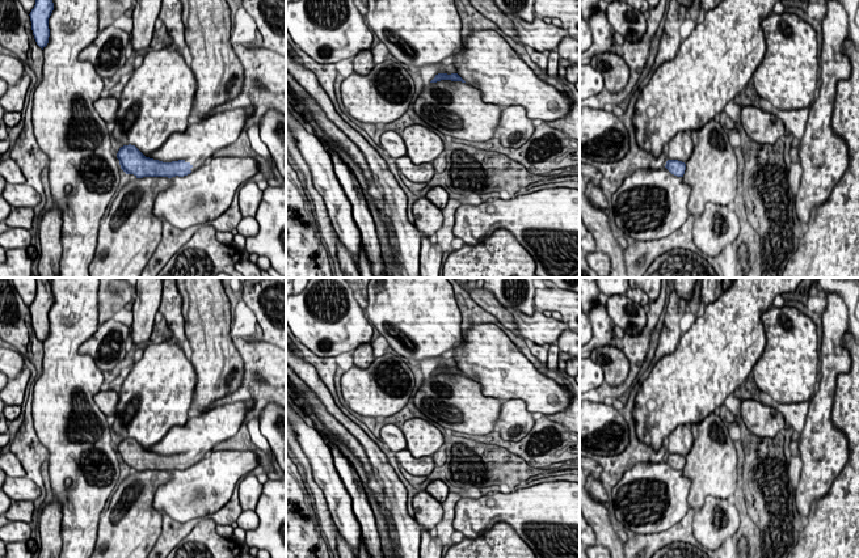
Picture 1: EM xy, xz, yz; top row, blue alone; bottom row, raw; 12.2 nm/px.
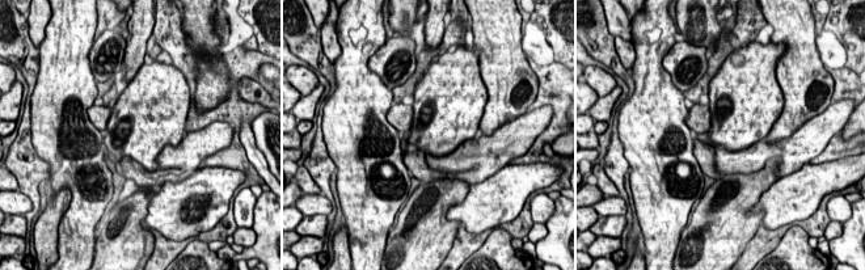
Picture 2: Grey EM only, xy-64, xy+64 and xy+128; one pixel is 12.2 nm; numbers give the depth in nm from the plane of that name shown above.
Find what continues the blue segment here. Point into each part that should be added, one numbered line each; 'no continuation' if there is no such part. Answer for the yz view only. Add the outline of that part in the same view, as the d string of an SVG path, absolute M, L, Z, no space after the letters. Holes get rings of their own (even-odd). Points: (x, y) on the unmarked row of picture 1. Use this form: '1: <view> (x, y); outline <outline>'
1: yz (681, 439); outline M689 424L677 426L668 439L669 439L668 453L678 453L686 457L694 443L691 426Z

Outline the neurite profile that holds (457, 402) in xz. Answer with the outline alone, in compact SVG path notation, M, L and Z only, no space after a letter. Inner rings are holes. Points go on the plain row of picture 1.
M451 373L421 377L416 407L449 432L483 436L494 431L502 402L483 394L475 380Z

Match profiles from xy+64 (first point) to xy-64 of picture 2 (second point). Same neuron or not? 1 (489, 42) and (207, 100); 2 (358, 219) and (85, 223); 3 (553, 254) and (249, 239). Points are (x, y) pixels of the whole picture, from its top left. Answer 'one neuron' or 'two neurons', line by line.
1: one neuron
2: one neuron
3: two neurons

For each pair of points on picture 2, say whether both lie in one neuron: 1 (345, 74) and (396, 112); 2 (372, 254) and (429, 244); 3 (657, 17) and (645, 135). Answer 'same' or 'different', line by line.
1: different
2: different
3: same

